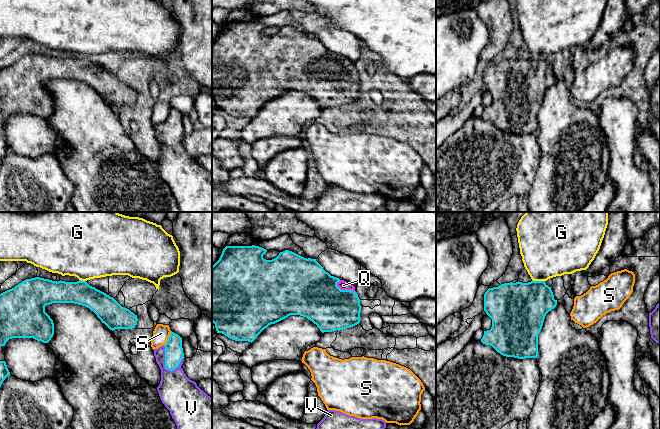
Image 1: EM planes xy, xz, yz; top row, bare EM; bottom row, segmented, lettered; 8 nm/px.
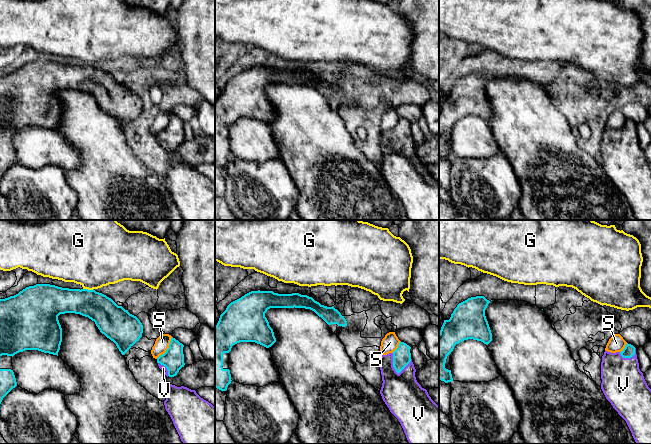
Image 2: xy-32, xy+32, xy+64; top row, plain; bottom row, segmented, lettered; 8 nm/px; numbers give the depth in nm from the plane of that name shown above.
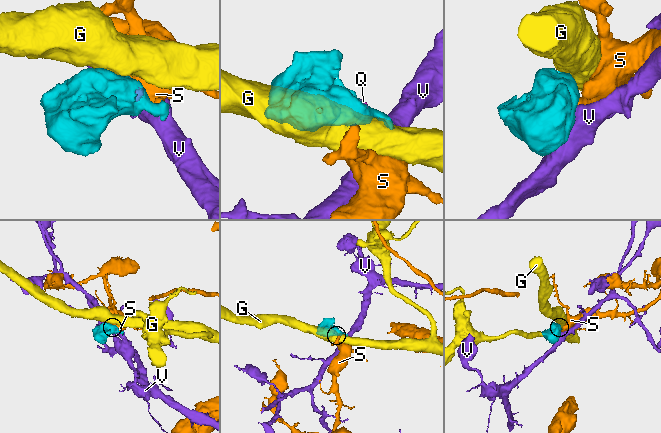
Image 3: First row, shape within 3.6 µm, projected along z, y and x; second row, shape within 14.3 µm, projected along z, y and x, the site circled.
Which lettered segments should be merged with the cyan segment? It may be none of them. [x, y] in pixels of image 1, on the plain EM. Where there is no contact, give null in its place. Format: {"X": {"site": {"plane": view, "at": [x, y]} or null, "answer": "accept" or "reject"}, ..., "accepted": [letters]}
{"G": {"site": {"plane": "yz", "at": [538, 57]}, "answer": "reject"}, "Q": {"site": {"plane": "xz", "at": [346, 66]}, "answer": "accept"}, "S": {"site": {"plane": "xy", "at": [169, 114]}, "answer": "reject"}, "V": {"site": {"plane": "xy", "at": [165, 136]}, "answer": "accept"}, "accepted": ["Q", "V"]}

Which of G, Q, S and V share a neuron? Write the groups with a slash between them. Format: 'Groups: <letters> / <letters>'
Groups: G / Q V / S

